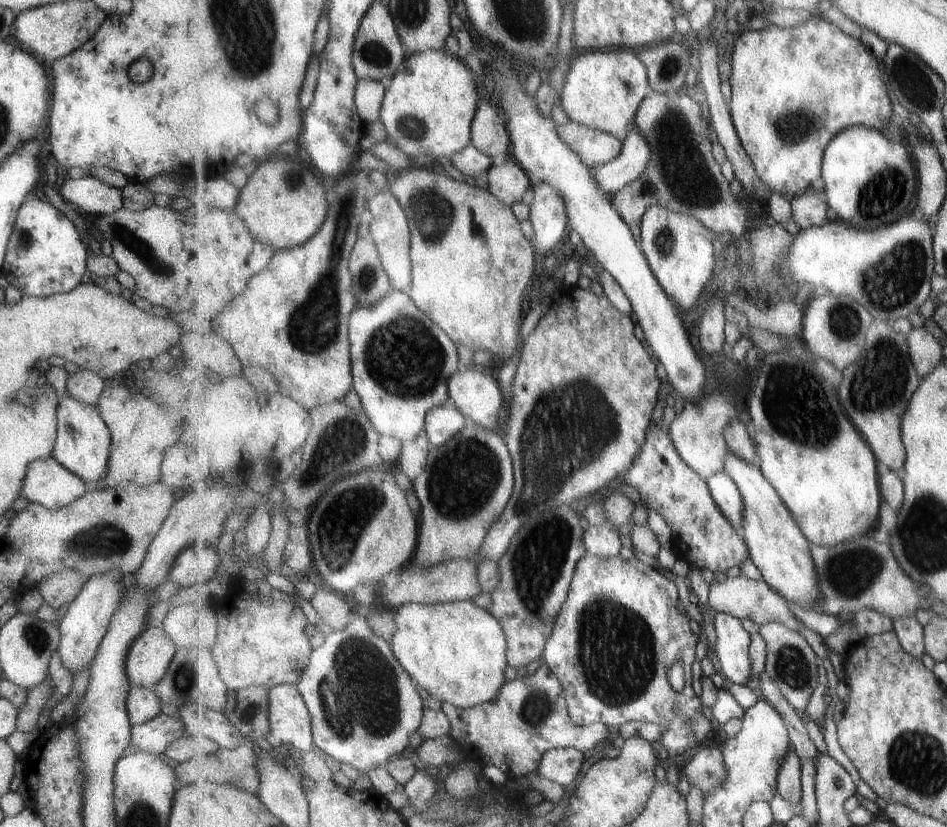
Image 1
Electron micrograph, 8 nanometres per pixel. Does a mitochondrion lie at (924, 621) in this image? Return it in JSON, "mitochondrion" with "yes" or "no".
{"mitochondrion":"no"}

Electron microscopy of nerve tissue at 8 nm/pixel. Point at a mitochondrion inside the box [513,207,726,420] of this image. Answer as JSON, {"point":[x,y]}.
{"point":[665,237]}

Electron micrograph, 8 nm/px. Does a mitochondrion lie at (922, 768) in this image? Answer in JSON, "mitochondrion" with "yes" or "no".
{"mitochondrion":"yes"}

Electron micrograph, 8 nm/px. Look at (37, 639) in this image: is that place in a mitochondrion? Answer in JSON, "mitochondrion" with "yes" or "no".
{"mitochondrion":"yes"}

